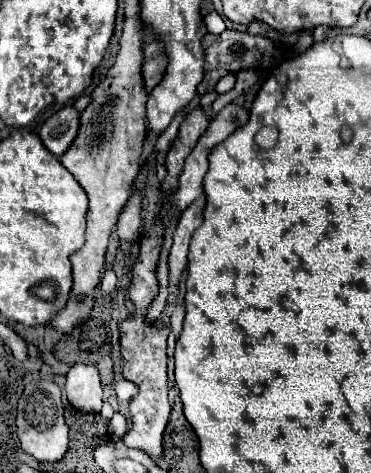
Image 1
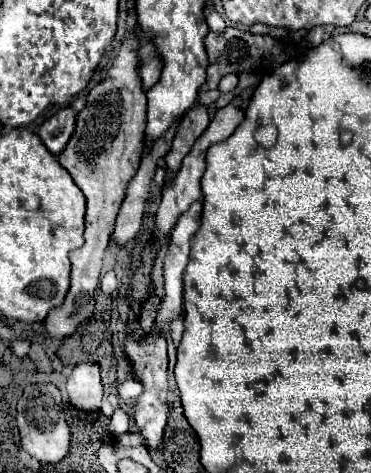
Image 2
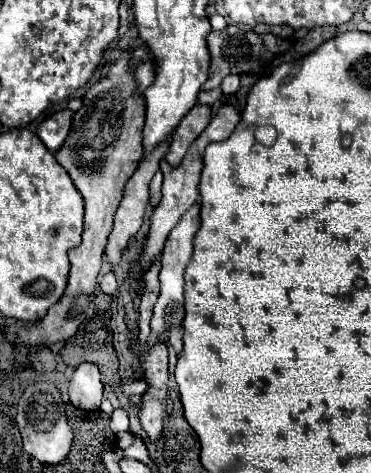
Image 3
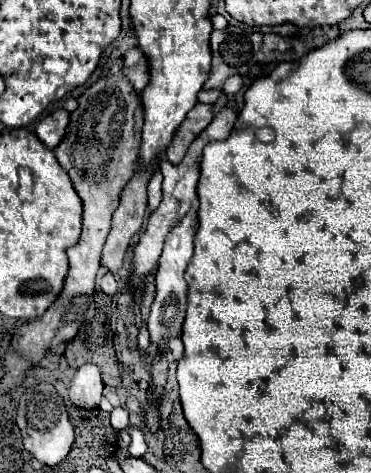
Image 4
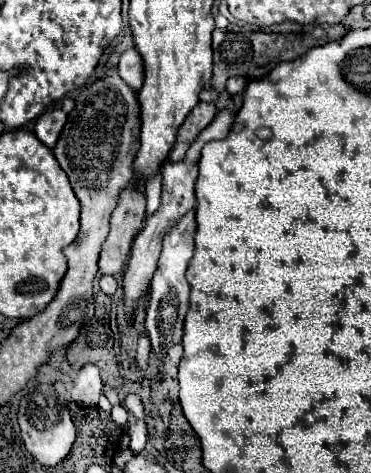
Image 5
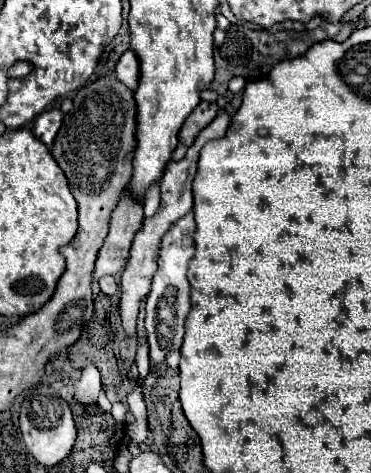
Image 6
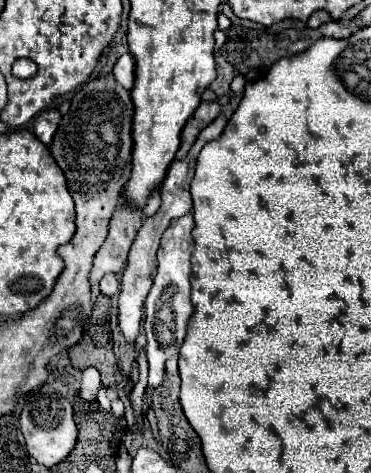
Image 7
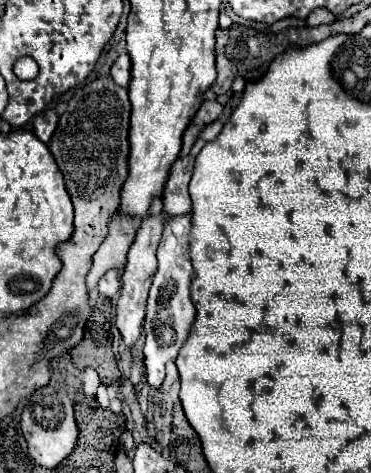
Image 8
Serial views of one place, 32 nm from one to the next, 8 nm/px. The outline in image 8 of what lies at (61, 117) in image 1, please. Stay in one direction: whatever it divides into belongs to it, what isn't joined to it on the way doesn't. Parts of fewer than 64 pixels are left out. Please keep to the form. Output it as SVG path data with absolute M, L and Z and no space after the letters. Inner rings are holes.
M44 110L44 112L40 112L40 114L34 116L34 122L32 122L34 134L36 134L44 144L48 144L50 136L52 136L52 132L54 132L54 128L56 128L56 124L58 124L58 114L56 114L54 110Z

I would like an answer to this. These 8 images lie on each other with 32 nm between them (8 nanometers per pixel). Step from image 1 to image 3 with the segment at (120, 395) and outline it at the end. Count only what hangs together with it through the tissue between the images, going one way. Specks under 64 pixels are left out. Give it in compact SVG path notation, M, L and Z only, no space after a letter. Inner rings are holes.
M136 380L131 383L123 384L122 390L123 393L128 397L132 397L134 395L140 395L145 392L147 388L146 382L144 380Z

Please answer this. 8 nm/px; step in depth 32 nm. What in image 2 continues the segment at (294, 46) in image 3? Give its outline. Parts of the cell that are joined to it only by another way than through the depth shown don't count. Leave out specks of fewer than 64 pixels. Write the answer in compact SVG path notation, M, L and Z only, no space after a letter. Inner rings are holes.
M226 28L224 32L208 32L206 36L206 50L208 50L208 78L202 84L200 90L212 90L218 88L222 76L226 74L240 74L240 72L254 72L260 76L268 76L272 74L282 63L298 57L305 52L300 50L296 45L290 45L264 34L252 34L252 32L244 32L240 28Z

